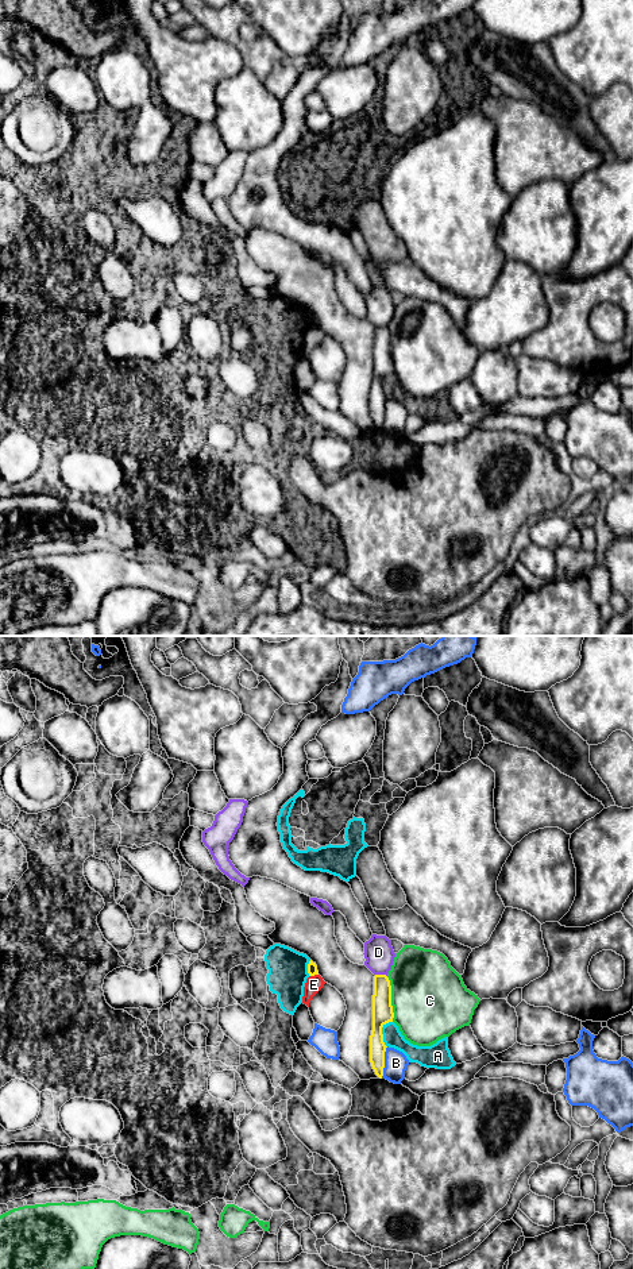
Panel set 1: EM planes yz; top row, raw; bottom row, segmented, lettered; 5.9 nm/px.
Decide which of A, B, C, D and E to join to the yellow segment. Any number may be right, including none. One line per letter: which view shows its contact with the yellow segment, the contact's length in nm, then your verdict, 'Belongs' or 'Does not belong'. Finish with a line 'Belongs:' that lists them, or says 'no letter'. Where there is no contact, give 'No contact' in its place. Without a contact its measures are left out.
A: Touches yellow in yz. Shared border 160 nm. Does not belong
B: Touches yellow in yz. Shared border 200 nm. Does not belong
C: Touches yellow in yz. Shared border 280 nm. Does not belong
D: Touches yellow in yz. Shared border 70 nm. Does not belong
E: Touches yellow in yz. Shared border 60 nm. Does not belong
Belongs: no letter

